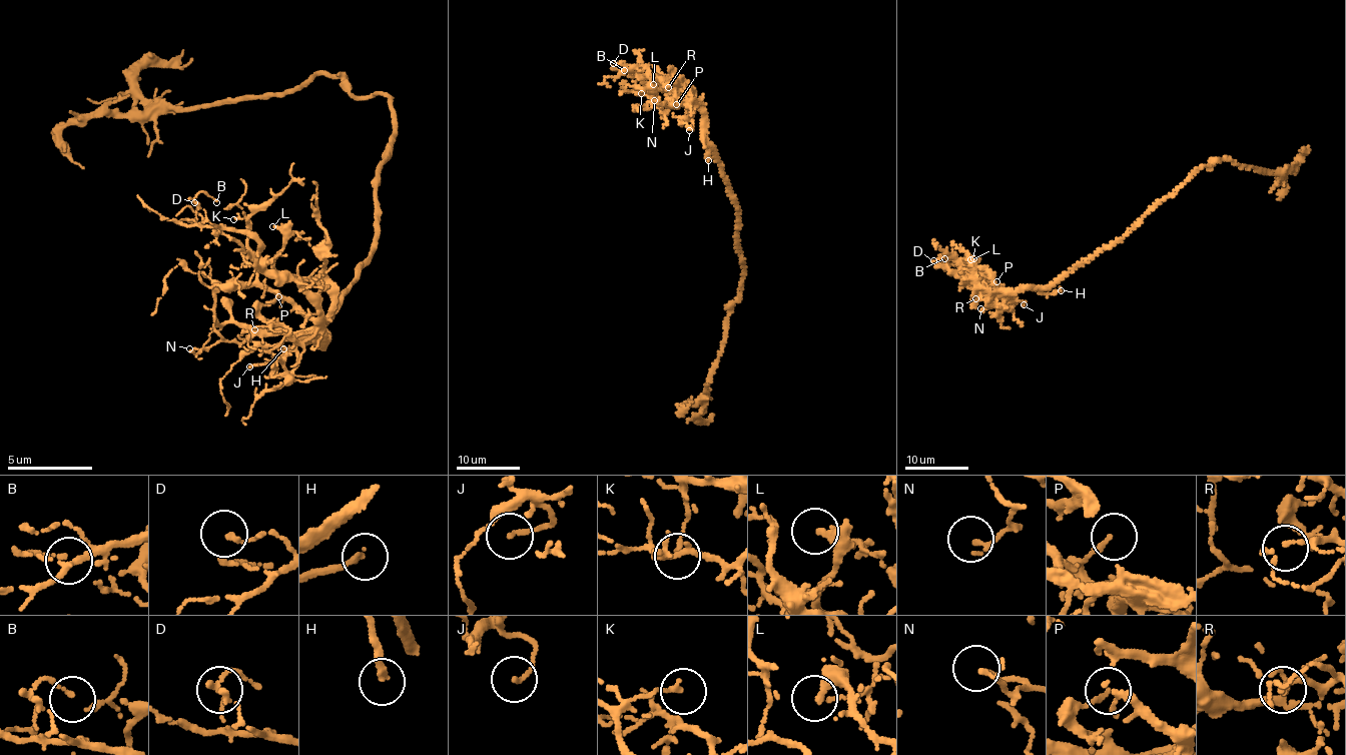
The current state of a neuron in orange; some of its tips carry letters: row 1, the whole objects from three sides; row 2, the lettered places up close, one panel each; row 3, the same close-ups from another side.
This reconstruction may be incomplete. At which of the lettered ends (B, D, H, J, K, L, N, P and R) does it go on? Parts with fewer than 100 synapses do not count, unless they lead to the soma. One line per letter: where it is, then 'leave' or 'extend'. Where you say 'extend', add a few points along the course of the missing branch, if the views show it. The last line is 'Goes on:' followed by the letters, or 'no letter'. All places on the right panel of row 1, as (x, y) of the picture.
B: at (944, 258); leave
D: at (933, 260); leave
H: at (1061, 290); extend; missing branch runs (1061, 290), (1136, 235), (1165, 200), (1209, 184), (1272, 200), (1284, 229), (1265, 297), (1239, 316), (1193, 323)
J: at (1024, 304); leave
K: at (973, 258); leave
L: at (970, 259); leave
N: at (980, 308); leave
P: at (996, 281); leave
R: at (975, 298); leave
Goes on: H

